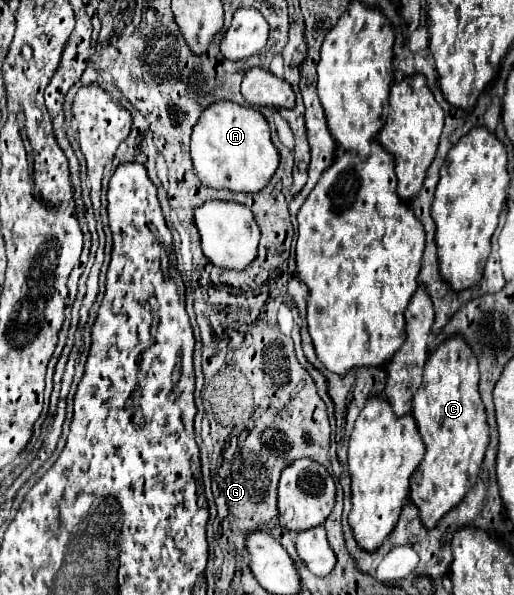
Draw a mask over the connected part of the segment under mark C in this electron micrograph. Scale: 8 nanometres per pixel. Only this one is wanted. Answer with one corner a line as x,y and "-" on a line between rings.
453,336
439,344
427,358
423,382
413,396
411,414
425,444
425,458
417,472
413,472
409,498
419,508
421,522
427,528
437,526
437,522
477,484
489,442
489,426
477,382
479,368
473,352
461,336

